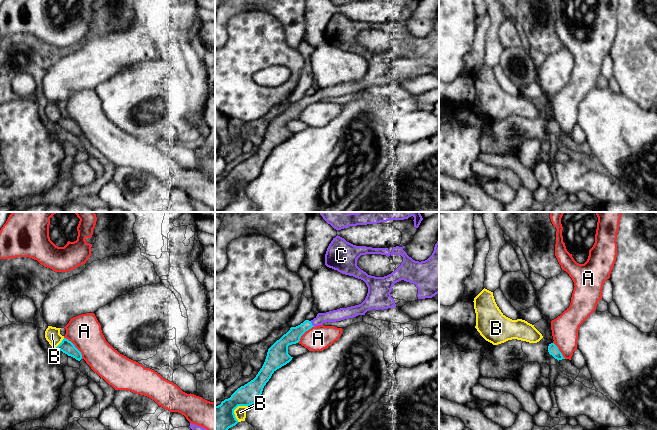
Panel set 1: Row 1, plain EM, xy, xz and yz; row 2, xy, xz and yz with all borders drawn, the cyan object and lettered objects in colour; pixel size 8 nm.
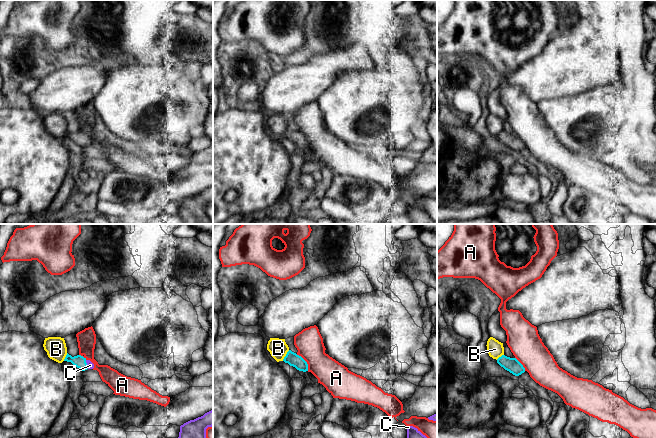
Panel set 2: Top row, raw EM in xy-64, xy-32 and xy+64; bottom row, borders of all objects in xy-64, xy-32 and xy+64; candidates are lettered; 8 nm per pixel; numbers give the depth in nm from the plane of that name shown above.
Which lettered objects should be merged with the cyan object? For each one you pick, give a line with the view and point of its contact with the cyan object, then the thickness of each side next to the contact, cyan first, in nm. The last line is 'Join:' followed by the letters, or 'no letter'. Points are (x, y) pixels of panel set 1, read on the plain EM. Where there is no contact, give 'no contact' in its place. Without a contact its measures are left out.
C: xz (311, 100) | 120/100 nm
Join: C

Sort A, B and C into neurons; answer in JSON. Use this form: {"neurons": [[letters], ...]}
{"neurons": [["A"], ["B"], ["C"]]}

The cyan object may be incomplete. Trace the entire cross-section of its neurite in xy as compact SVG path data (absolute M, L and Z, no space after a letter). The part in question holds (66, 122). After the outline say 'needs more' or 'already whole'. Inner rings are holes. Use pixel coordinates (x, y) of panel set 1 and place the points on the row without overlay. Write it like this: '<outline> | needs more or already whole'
M66 114L62 116L62 118L56 123L56 125L62 127L68 132L75 134L78 137L82 135L81 128L75 123L75 121L71 117Z | already whole

